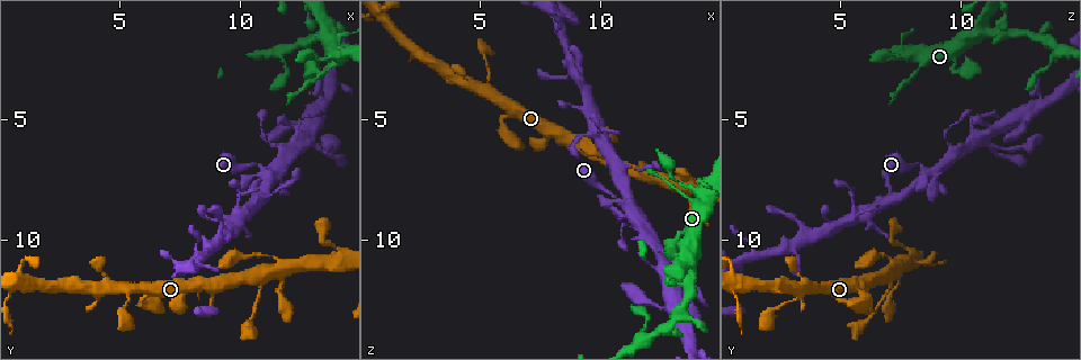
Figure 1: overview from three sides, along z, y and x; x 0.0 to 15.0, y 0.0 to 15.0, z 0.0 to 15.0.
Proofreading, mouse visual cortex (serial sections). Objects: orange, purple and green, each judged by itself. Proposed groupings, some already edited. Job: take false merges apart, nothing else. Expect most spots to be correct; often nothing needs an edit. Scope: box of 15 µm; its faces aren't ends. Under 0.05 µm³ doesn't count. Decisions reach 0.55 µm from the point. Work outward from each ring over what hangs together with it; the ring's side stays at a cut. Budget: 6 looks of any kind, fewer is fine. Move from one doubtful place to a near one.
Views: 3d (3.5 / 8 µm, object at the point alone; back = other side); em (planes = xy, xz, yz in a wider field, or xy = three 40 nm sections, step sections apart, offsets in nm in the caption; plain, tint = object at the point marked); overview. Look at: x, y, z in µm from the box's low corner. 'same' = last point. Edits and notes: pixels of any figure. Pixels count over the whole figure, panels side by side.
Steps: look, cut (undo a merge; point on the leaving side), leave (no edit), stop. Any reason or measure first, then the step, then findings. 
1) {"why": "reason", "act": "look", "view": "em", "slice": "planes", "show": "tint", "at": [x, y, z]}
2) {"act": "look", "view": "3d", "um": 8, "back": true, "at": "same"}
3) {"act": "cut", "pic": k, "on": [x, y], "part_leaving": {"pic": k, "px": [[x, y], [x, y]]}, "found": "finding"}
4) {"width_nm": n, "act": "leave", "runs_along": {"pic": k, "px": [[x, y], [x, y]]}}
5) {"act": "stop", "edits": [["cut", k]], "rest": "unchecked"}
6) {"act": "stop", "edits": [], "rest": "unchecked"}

{"why": "calibre changes", "act": "look", "view": "3d", "um": 3.5, "at": [6.6, 12.6, 6.0]}

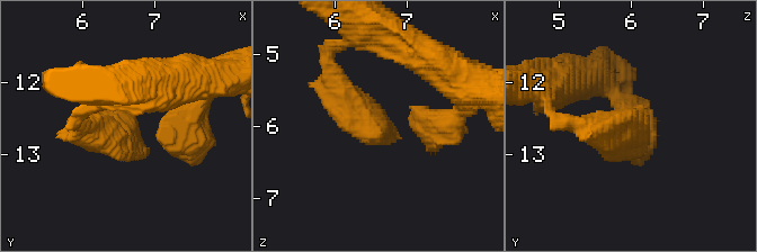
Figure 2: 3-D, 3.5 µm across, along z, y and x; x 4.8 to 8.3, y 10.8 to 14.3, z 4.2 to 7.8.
{"act": "look", "view": "em", "slice": "xy", "step": 2, "show": "tint", "at": [6.55, 12.70, 5.95]}

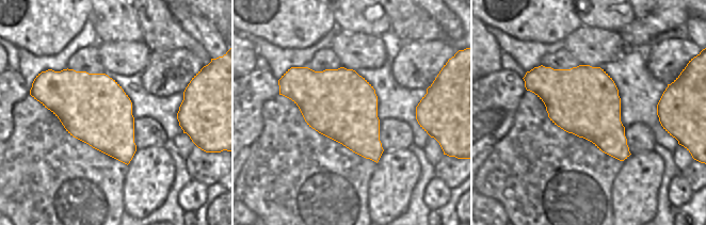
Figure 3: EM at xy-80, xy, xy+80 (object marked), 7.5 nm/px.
{"act": "leave", "runs_along": {"pic": 2, "px": [[329, 70], [347, 101], [399, 135]]}, "found": "one cell here"}

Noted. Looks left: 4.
{"why": "two arms in line, one across", "act": "look", "view": "3d", "um": 8, "back": true, "at": [10.9, 11.7, 7.0]}

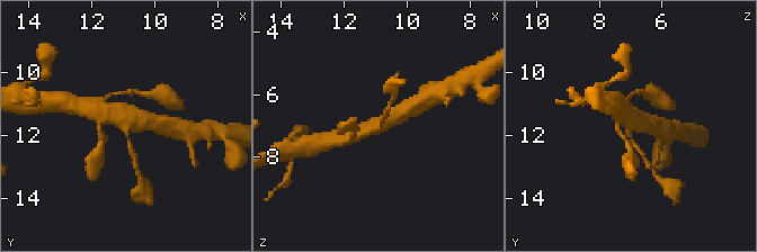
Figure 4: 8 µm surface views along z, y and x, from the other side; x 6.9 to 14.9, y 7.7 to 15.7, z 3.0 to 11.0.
{"act": "look", "view": "em", "slice": "xy", "step": 5, "show": "tint", "at": [10.8, 11.8, 7.1]}

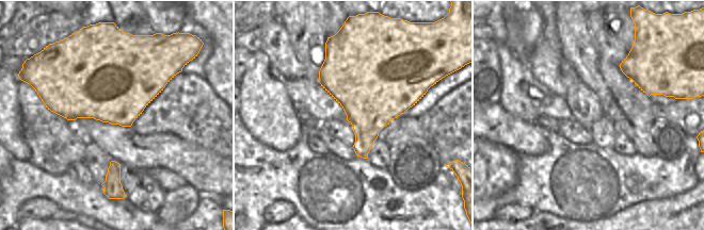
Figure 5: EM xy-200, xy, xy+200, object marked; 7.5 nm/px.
{"arms": 3, "act": "leave", "runs_along": {"pic": 4, "px": [[409, 107], [382, 124], [352, 135]]}, "found": "continuous, no second cell"}

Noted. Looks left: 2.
{"why": "small branch off a trunk", "act": "look", "view": "3d", "um": 3.5, "at": [11.2, 7.2, 8.4]}

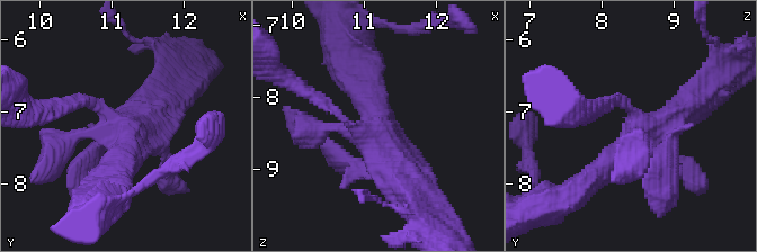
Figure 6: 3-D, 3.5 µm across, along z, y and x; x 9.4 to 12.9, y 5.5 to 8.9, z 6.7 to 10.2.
{"act": "look", "view": "em", "slice": "xy", "step": 3, "show": "tint", "at": [11.10, 7.20, 8.45]}

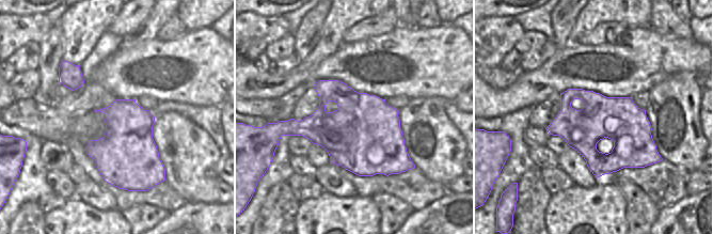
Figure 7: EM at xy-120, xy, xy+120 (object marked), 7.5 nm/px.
{"act": "leave", "runs_along": {"pic": 6, "px": [[313, 96], [372, 129], [413, 188]]}, "found": "continuous, no second cell"}

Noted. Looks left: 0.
{"act": "stop", "edits": [], "rest": "unchecked"}

